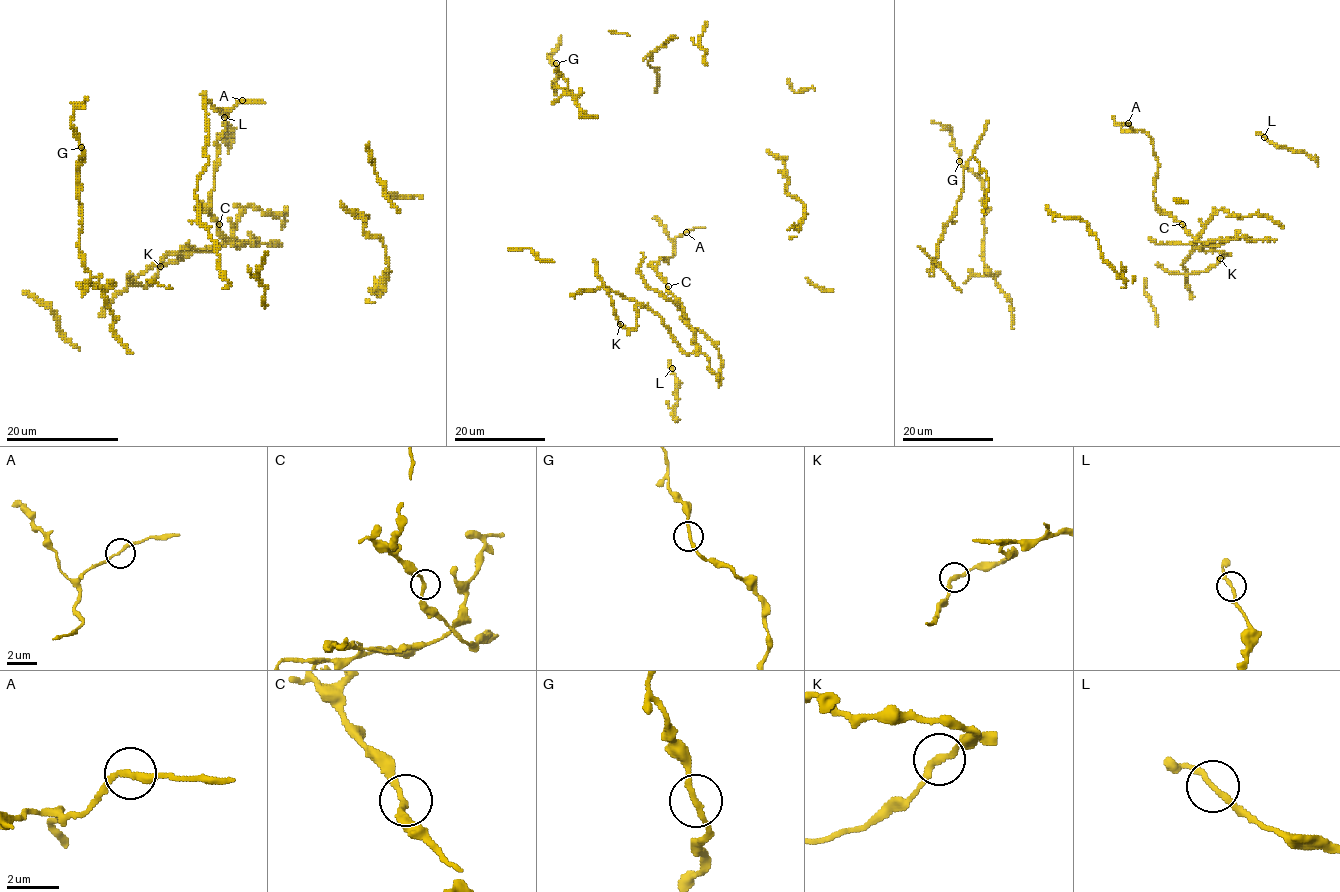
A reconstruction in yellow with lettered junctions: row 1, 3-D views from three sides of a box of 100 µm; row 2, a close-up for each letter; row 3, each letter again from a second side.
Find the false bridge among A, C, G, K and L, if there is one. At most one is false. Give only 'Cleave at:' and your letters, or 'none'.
Cleave at: none

